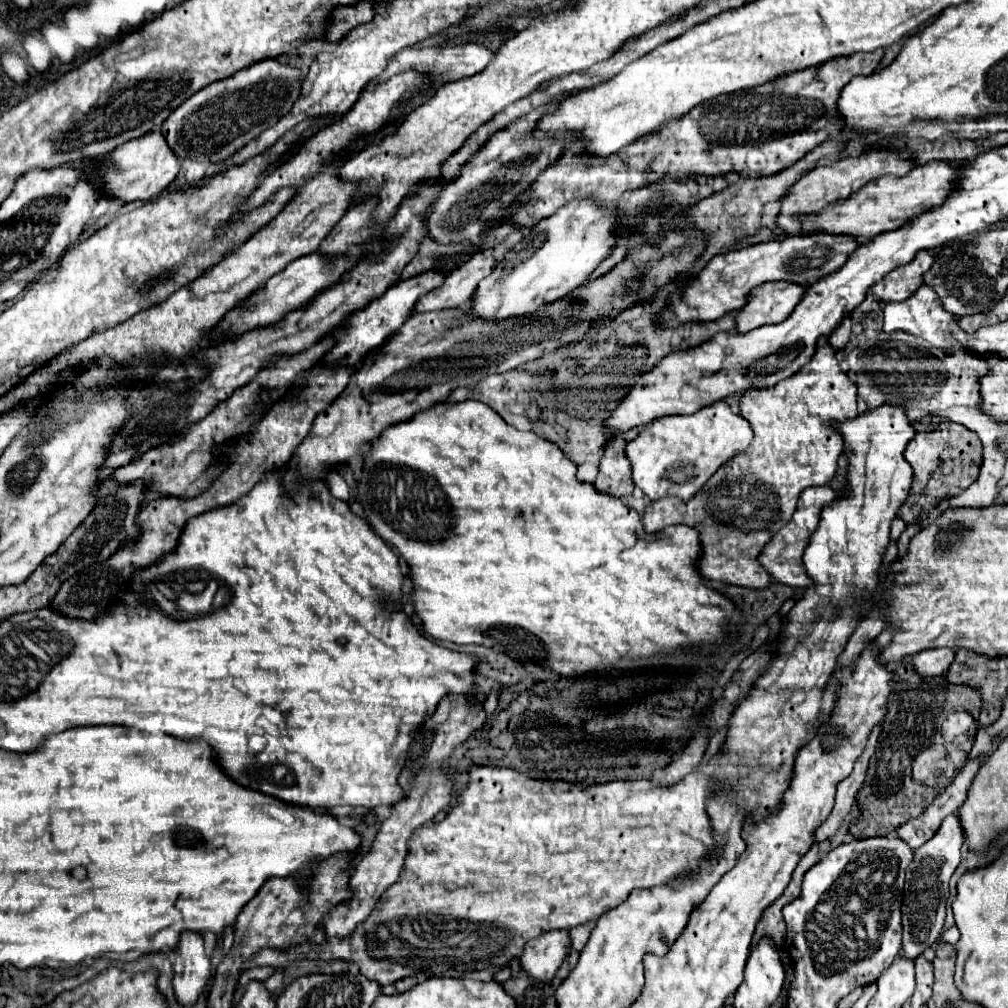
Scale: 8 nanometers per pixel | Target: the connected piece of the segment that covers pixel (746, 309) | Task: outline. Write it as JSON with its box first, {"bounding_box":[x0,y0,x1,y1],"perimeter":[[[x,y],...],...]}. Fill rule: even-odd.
{"bounding_box":[735,282,803,334],"perimeter":[[[767,282],[751,290],[747,304],[735,316],[737,332],[745,334],[759,326],[783,322],[803,296],[803,286],[789,282]]]}

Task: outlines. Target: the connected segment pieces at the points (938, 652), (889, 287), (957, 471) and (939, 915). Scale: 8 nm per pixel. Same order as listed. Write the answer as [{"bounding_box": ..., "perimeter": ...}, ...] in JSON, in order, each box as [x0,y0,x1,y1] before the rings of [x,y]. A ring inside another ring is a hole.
[{"bounding_box":[913,648,953,676],"perimeter":[[[951,648],[923,650],[913,656],[913,668],[919,676],[943,676],[951,666],[953,656]]]},{"bounding_box":[871,252,931,302],"perimeter":[[[917,252],[913,262],[889,272],[889,276],[873,284],[871,292],[881,302],[903,302],[905,298],[913,296],[913,292],[923,284],[923,274],[931,268],[931,264],[931,252]]]},{"bounding_box":[905,416,981,512],"perimeter":[[[941,416],[921,418],[919,422],[915,422],[915,430],[917,434],[905,450],[905,460],[915,470],[915,480],[911,488],[911,496],[915,498],[909,502],[911,506],[921,506],[923,510],[931,512],[941,500],[961,494],[977,480],[981,468],[981,440],[975,432],[967,430],[961,424],[953,424]]]},{"bounding_box":[901,812,965,958],"perimeter":[[[953,812],[943,820],[937,834],[915,852],[915,858],[907,868],[901,910],[903,910],[903,952],[909,958],[917,958],[925,948],[933,946],[935,940],[939,938],[949,900],[949,880],[961,862],[963,842],[965,834],[959,822],[959,812]]]}]

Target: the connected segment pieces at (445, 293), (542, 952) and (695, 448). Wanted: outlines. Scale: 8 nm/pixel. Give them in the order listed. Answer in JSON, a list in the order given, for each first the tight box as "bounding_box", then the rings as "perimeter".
[{"bounding_box":[415,252,495,312],"perimeter":[[[483,252],[473,254],[469,262],[453,270],[441,288],[425,294],[419,302],[415,312],[429,312],[429,310],[443,310],[443,308],[457,308],[471,302],[475,288],[483,278],[487,278],[495,268],[495,258]]]},{"bounding_box":[521,930,571,982],"perimeter":[[[567,930],[545,932],[545,936],[539,936],[537,940],[525,944],[525,950],[521,954],[521,966],[535,980],[551,982],[555,972],[565,962],[569,950],[571,950],[571,940]]]},{"bounding_box":[625,400,753,500],"perimeter":[[[719,400],[703,406],[695,414],[673,414],[647,424],[633,438],[625,452],[633,466],[633,482],[651,500],[677,496],[689,500],[709,480],[719,466],[743,452],[753,440],[753,430],[739,414],[733,414],[727,402]]]}]

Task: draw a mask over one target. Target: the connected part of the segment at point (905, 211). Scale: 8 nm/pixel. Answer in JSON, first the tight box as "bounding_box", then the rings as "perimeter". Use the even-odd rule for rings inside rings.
{"bounding_box":[801,162,957,240],"perimeter":[[[929,162],[925,166],[915,166],[905,176],[893,176],[893,174],[881,176],[865,184],[857,192],[853,192],[849,198],[837,200],[813,216],[807,218],[803,216],[801,234],[825,232],[825,234],[841,234],[859,240],[869,240],[881,232],[901,228],[913,216],[943,204],[949,192],[953,190],[955,182],[957,182],[957,168],[947,162]]]}

